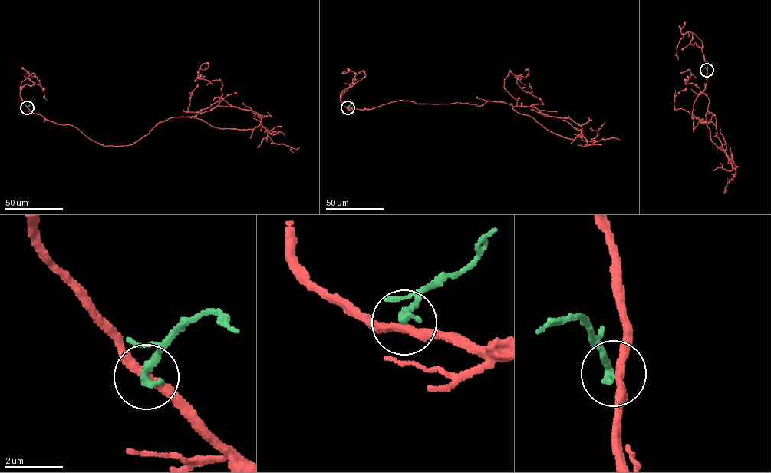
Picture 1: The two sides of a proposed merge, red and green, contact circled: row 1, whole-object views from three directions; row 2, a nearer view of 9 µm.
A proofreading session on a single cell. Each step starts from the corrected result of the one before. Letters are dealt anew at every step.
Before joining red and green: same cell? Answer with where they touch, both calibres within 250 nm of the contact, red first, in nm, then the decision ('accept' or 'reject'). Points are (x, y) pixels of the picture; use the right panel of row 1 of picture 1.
(706, 70) | 280/300 nm | reject

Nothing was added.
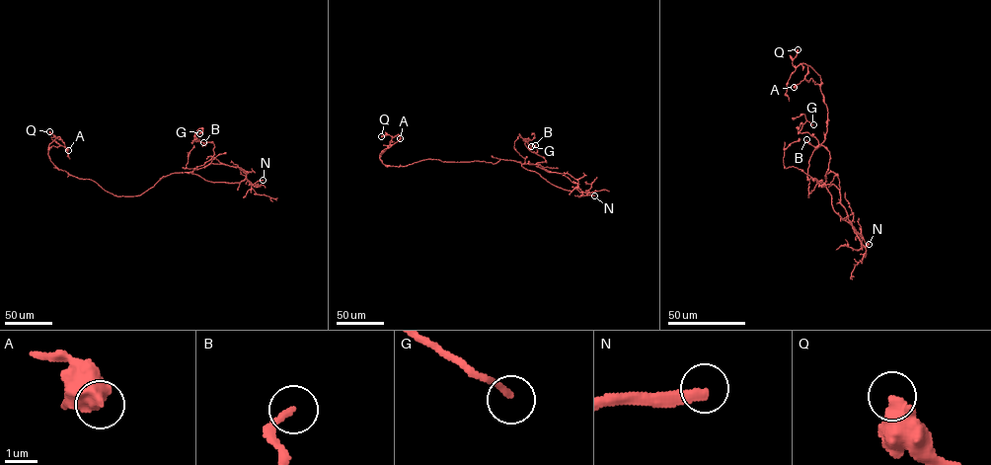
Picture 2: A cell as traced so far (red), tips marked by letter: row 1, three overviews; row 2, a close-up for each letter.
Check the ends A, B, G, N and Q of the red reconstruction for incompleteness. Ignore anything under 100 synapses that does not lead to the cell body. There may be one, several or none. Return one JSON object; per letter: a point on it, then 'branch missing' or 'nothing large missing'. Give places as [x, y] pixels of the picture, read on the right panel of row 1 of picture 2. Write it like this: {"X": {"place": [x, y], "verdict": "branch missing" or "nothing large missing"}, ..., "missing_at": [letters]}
{"A": {"place": [794, 87], "verdict": "nothing large missing"}, "B": {"place": [806, 139], "verdict": "nothing large missing"}, "G": {"place": [813, 124], "verdict": "nothing large missing"}, "N": {"place": [869, 244], "verdict": "branch missing"}, "Q": {"place": [798, 49], "verdict": "nothing large missing"}, "missing_at": ["N"]}

